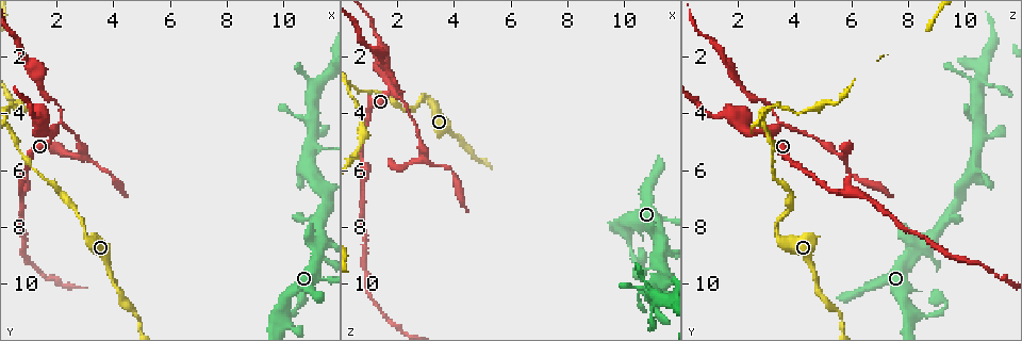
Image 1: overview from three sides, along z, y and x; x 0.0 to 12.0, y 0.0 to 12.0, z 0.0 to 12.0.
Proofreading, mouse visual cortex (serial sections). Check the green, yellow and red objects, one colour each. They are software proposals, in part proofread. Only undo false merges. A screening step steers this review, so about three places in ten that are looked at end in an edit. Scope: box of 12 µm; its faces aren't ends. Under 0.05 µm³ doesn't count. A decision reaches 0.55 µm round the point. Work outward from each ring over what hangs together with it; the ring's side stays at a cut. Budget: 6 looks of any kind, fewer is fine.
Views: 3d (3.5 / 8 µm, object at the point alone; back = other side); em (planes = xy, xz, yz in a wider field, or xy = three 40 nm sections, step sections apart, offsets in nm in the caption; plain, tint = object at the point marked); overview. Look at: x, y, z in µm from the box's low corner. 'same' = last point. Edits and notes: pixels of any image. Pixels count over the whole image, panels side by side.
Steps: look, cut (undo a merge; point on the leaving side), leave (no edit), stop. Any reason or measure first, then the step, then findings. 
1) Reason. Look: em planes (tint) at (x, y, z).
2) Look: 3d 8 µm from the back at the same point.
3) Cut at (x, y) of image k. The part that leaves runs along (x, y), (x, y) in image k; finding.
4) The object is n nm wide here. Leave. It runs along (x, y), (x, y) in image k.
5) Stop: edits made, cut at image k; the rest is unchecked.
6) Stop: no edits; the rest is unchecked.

Calibre changes. Look: 3d 3.5 µm at (2.8, 7.7, 3.6).

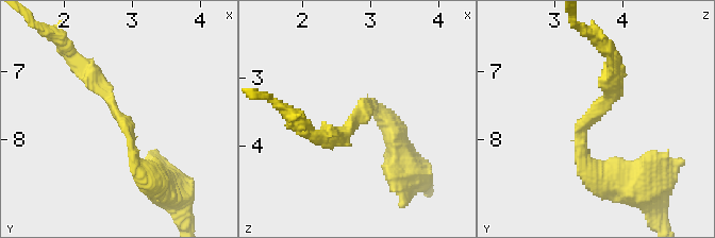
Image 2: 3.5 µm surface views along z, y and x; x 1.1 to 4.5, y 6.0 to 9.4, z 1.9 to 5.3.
Now the EM. Look: em xy step 5 (tint) at (2.80, 7.60, 3.60).

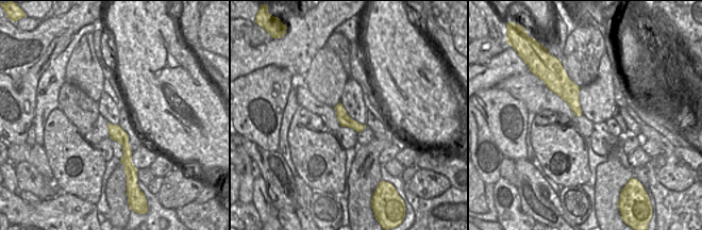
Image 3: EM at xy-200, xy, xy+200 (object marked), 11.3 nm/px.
Leave. It runs along (138, 171), (122, 119), (73, 56) in image 2; one cell here.

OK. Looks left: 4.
A narrow waist. Look: 3d 3.5 µm at (2.1, 4.3, 3.5).

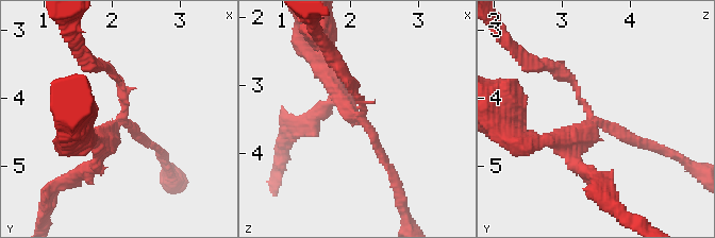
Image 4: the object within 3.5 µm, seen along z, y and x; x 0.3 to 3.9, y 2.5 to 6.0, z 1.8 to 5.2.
3 arms meet here; the arms are 100, 150, 150 nm wide. Look: em planes (plain) at (2.05, 4.35, 3.45).

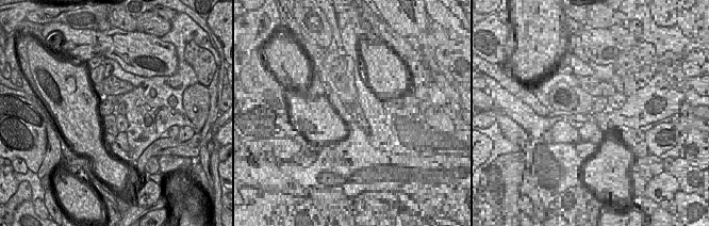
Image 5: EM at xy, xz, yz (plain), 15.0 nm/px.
With the object marked. Look: em planes (tint) at the same point.

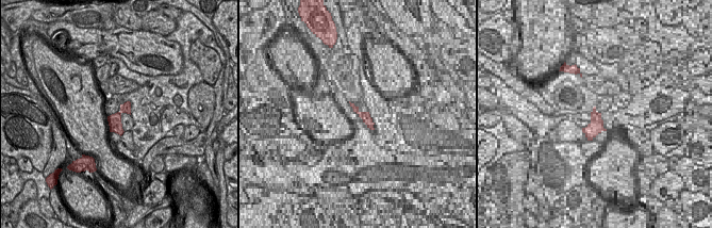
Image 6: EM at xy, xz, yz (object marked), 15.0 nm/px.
Cut at (378, 150) of image 4. The part that leaves runs along (356, 119), (372, 132), (399, 200) in image 4; a second cell is stuck on.

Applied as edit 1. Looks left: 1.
Stop: edits made, cut at image 4; the rest is unchecked.

